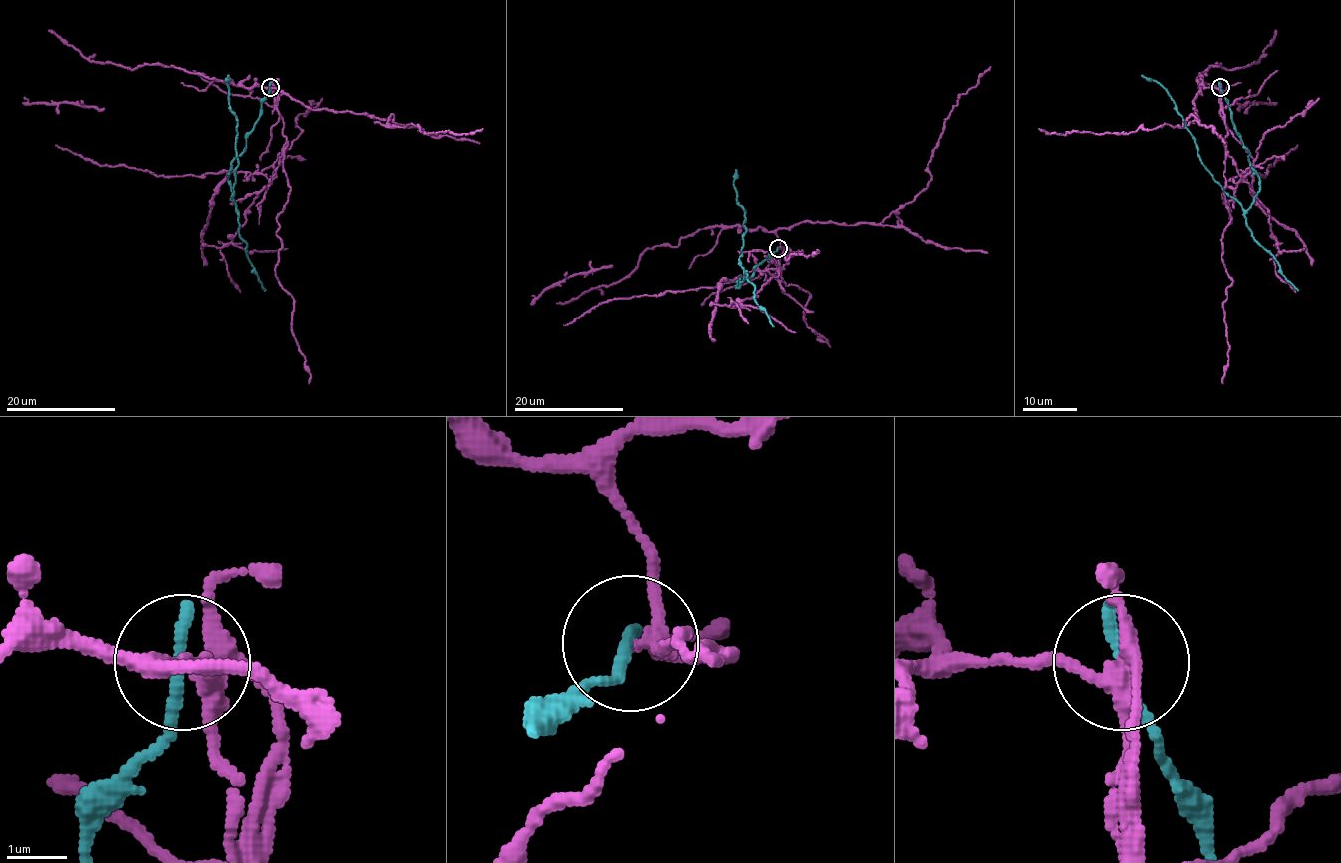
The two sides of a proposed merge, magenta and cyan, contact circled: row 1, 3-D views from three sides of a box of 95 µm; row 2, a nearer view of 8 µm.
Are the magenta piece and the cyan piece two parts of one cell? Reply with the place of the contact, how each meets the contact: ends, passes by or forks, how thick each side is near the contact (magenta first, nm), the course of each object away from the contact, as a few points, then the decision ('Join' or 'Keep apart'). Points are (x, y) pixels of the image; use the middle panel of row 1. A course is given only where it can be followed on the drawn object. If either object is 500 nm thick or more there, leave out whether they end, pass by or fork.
Place: (778, 248). At the ring magenta forks. At the ring cyan ends. Thickness 240 nm (magenta) against 240 nm. Course of magenta: (777, 248), (779, 228), (802, 222), (899, 226), (899, 209), (931, 179), (928, 164), (950, 111), (991, 67). Course of cyan: (777, 248), (736, 287), (744, 275), (739, 257), (746, 230), (733, 183), (736, 170). Keep apart

